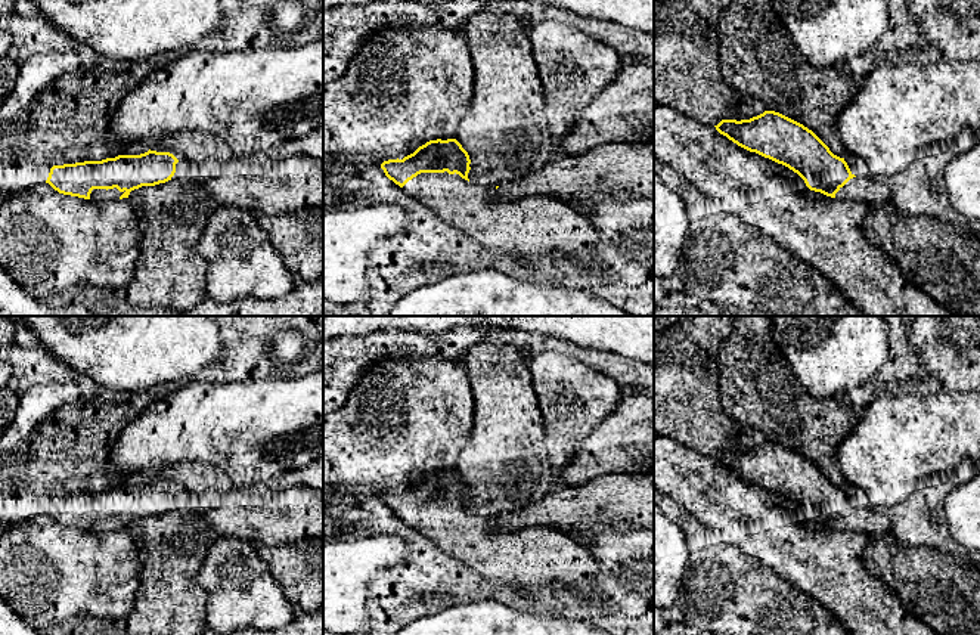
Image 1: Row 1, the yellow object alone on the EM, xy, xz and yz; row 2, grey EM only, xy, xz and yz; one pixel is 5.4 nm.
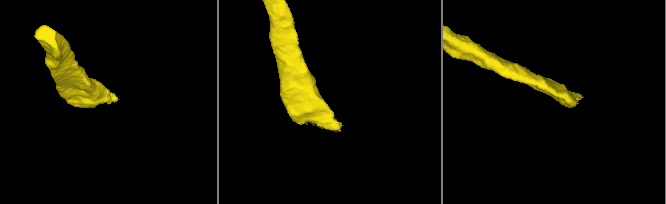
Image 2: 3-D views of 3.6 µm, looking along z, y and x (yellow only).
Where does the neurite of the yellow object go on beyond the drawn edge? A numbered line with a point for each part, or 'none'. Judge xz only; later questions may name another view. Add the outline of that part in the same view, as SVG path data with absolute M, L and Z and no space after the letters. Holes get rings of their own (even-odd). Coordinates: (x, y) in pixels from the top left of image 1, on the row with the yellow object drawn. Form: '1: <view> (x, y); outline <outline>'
1: xz (530, 228); outline M447 171L421 173L403 189L490 253L512 255L527 264L542 255L558 253L580 261L584 267L596 266L596 230L576 208L558 199L545 196L500 199L496 196L496 186L469 183L459 174Z

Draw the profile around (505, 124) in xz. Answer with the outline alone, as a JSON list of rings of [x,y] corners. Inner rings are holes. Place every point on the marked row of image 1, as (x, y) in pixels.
[[[487,7],[471,16],[463,32],[474,66],[474,93],[459,123],[456,140],[471,162],[477,164],[468,173],[469,183],[500,186],[524,179],[548,165],[552,152],[545,92],[530,37],[514,15],[496,13]]]

